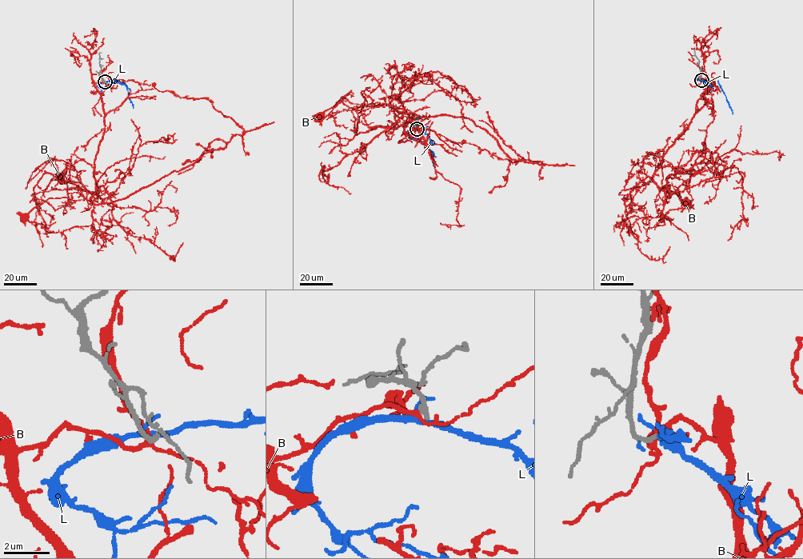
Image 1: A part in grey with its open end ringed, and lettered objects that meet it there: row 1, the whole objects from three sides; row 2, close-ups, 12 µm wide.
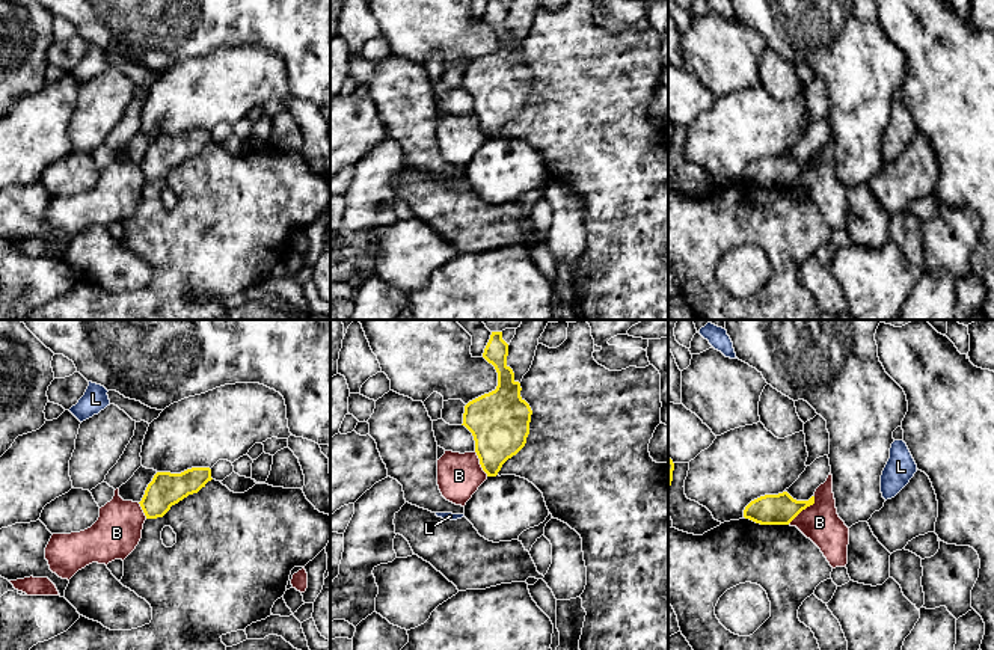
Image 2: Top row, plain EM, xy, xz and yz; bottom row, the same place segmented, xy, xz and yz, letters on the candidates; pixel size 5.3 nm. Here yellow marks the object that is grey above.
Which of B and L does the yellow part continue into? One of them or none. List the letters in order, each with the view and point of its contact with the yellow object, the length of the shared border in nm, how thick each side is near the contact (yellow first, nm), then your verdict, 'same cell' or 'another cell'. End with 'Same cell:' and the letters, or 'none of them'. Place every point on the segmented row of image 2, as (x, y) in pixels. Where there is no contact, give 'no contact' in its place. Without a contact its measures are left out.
B: yz (803, 508) | 220 nm | 170/200 nm | another cell
L: no contact | another cell
Same cell: none of them

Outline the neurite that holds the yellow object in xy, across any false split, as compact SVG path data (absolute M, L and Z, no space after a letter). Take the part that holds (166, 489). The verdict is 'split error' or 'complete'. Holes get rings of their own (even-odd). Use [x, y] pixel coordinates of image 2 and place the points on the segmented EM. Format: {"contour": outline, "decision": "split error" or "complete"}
{"contour": "M192 468L181 474L157 472L139 504L146 519L163 517L172 505L198 493L211 480L210 468Z", "decision": "complete"}

